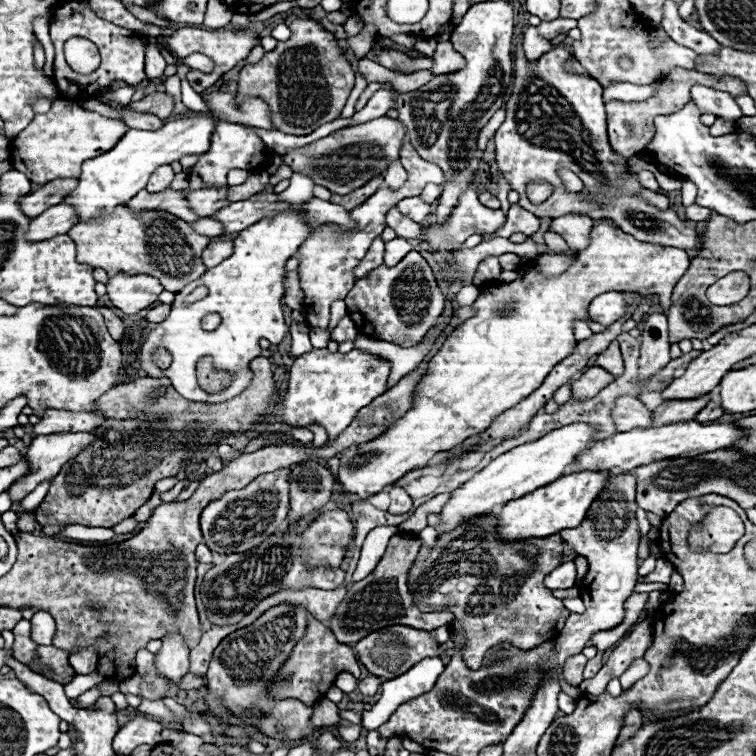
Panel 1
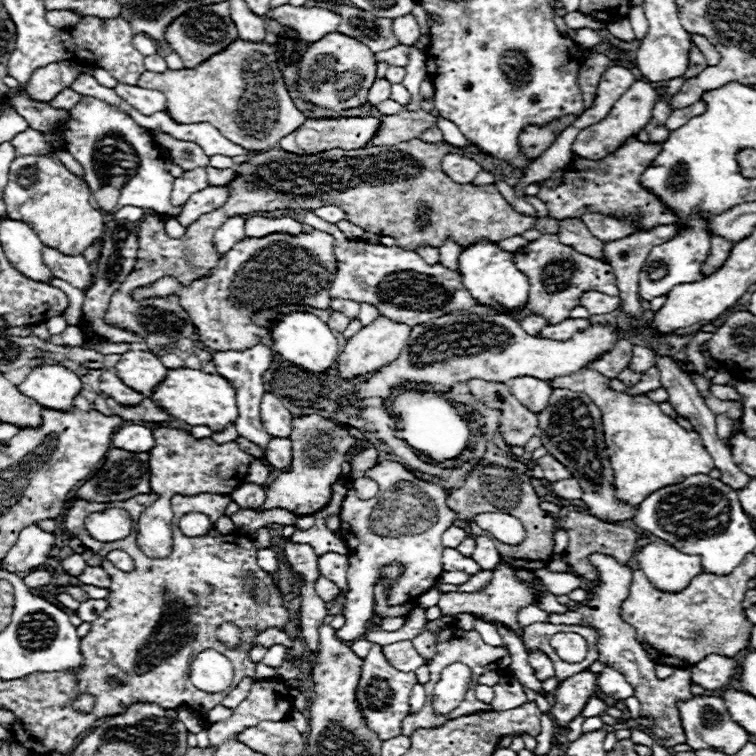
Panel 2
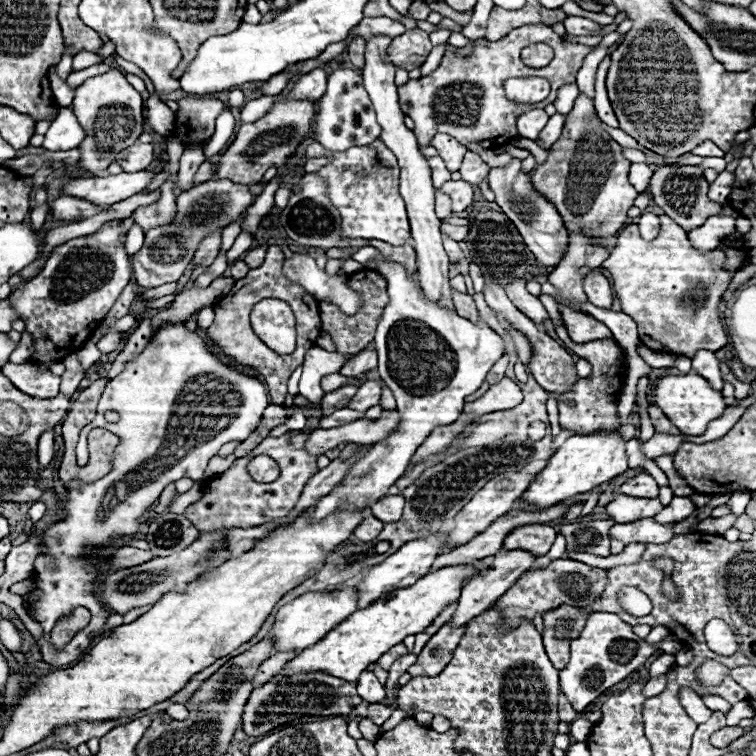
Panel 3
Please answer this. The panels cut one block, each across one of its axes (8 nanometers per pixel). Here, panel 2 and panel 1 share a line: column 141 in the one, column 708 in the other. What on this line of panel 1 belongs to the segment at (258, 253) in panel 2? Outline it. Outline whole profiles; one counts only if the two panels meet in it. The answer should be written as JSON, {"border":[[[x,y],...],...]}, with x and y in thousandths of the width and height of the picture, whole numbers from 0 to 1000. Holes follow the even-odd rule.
{"border":[[[968,360],[958,368],[952,368],[947,376],[935,382],[937,397],[944,402],[971,402],[979,399],[992,384],[992,370],[984,360]]]}

